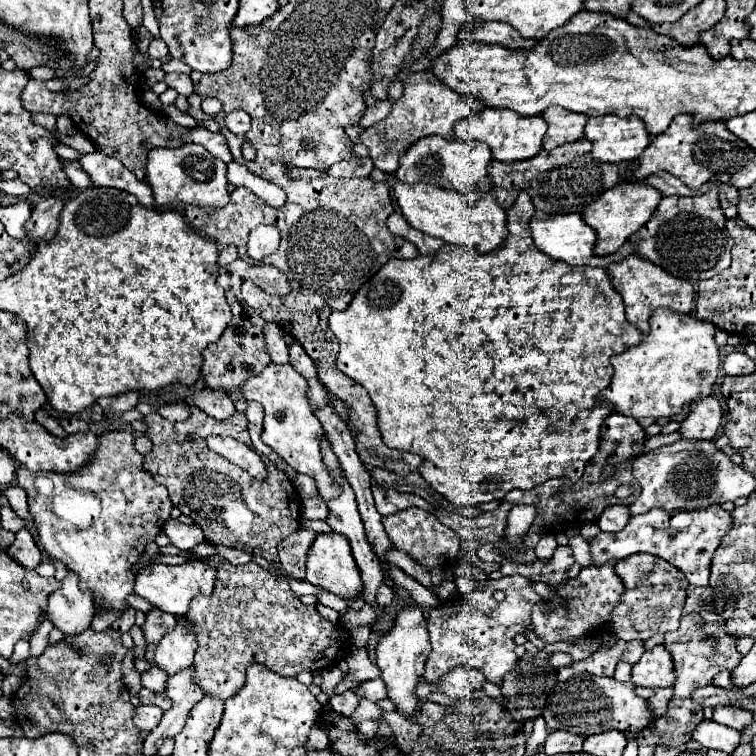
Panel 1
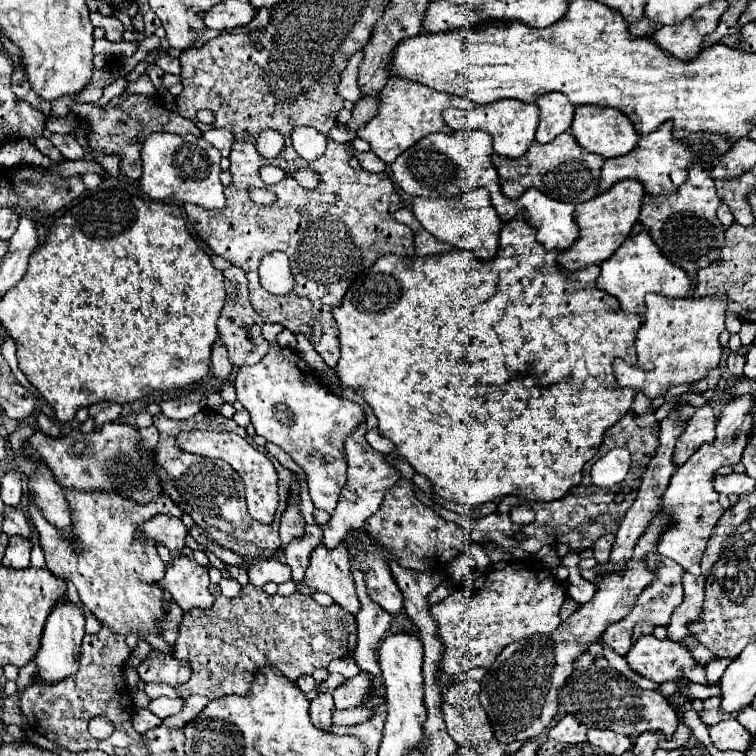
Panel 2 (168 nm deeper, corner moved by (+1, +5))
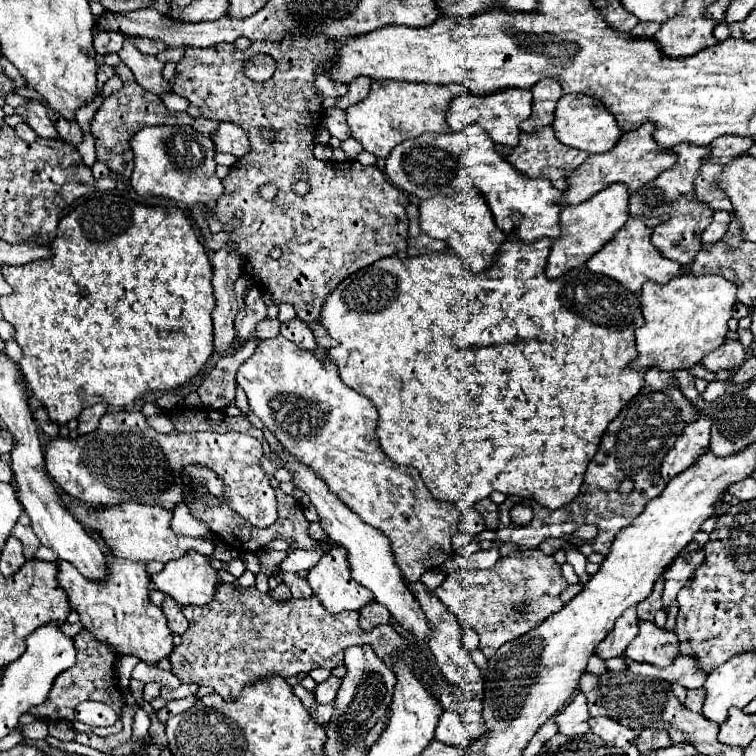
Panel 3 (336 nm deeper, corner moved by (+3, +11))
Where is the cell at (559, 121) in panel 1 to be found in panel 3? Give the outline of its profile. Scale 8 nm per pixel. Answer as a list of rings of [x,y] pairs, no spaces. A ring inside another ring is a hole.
[[[545,78],[541,82],[537,82],[533,88],[533,114],[529,120],[525,120],[525,124],[521,124],[523,132],[535,132],[537,128],[543,126],[551,126],[555,122],[555,108],[559,98],[563,96],[561,84],[557,84],[557,80],[553,78]]]

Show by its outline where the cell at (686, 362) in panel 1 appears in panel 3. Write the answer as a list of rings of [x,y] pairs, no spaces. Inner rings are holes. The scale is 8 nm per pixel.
[[[681,274],[669,284],[645,282],[639,302],[645,324],[635,330],[637,360],[629,368],[657,368],[663,372],[689,370],[707,354],[725,342],[727,322],[735,304],[737,286],[721,276],[691,276]]]

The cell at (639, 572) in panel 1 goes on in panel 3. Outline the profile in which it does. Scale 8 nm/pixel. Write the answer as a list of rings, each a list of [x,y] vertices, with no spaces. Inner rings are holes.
[[[629,608],[613,626],[613,630],[605,636],[605,640],[597,646],[597,656],[601,660],[607,660],[607,658],[613,658],[613,656],[619,656],[625,652],[625,648],[629,646],[629,642],[637,636],[637,612],[635,608]]]

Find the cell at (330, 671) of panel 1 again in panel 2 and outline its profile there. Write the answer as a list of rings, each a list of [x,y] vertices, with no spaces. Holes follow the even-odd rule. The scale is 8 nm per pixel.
[[[319,694],[319,704],[311,704],[309,708],[309,718],[313,726],[323,732],[329,732],[329,728],[333,726],[331,714],[335,712],[335,706],[329,702],[331,702],[331,694]]]

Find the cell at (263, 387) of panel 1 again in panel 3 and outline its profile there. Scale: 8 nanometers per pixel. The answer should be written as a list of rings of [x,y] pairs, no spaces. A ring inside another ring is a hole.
[[[277,336],[261,340],[253,356],[239,366],[237,384],[247,394],[251,412],[277,436],[287,452],[309,466],[327,484],[329,492],[333,492],[365,524],[379,528],[391,540],[397,566],[401,568],[405,580],[417,582],[423,572],[439,568],[453,554],[451,540],[459,532],[461,512],[449,502],[435,500],[427,492],[427,486],[415,468],[399,466],[385,456],[375,438],[377,410],[373,402],[341,382],[333,360],[327,358],[327,364],[323,364],[313,352],[301,350],[283,336]]]

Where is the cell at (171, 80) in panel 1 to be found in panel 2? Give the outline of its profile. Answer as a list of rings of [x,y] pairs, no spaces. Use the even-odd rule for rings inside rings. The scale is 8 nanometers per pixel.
[[[165,54],[165,56],[161,56],[161,58],[157,58],[155,60],[157,62],[157,66],[163,70],[163,72],[171,72],[171,74],[179,74],[179,60],[177,58],[173,58],[173,56],[169,56],[169,54]]]

